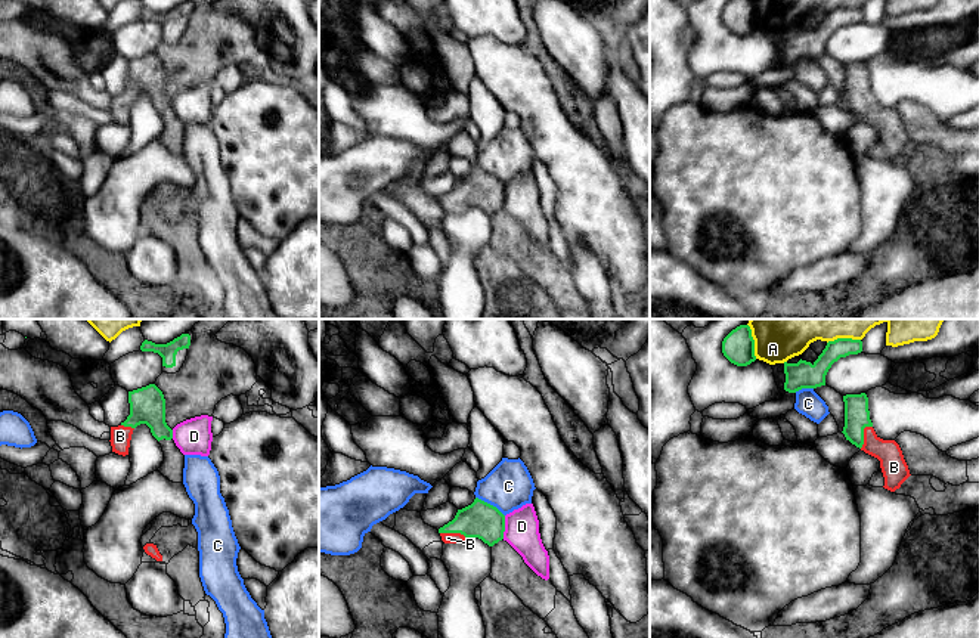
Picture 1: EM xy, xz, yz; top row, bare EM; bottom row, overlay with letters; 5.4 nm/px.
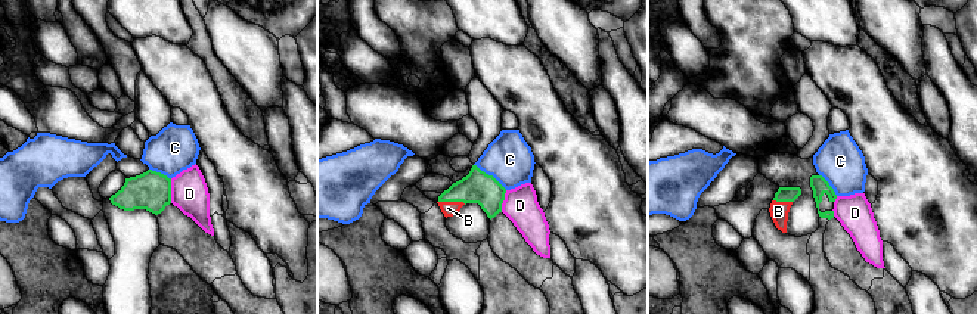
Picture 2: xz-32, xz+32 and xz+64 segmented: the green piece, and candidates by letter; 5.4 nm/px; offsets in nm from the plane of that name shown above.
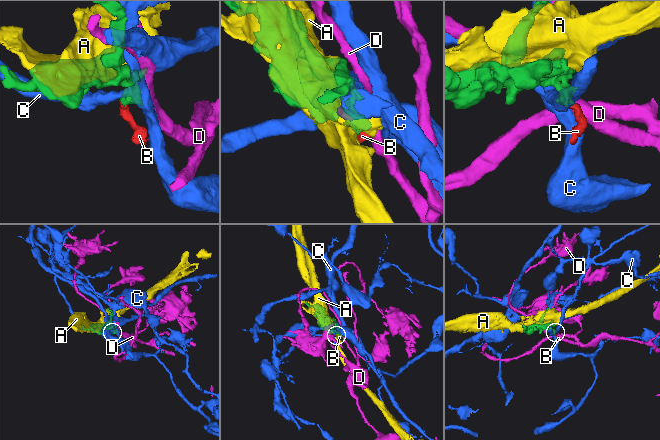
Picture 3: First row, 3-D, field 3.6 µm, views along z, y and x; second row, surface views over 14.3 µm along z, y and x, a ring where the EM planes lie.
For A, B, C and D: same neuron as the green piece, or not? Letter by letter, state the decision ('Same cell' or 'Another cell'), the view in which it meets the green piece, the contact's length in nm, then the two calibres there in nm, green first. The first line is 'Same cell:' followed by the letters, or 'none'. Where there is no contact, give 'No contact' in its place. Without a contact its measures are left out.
Same cell: B
A: Another cell. Touches green in yz. Shared border 200 nm. Thickness 180 nm (green) against 380 nm
B: Same cell. Touches green in yz. Shared border 140 nm. Thickness 140 nm (green) against 140 nm
C: Another cell. Touches green in xz. Shared border 190 nm. Thickness 200 nm (green) against 260 nm
D: Another cell. Touches green in xz. Shared border 130 nm. Thickness 200 nm (green) against 190 nm

